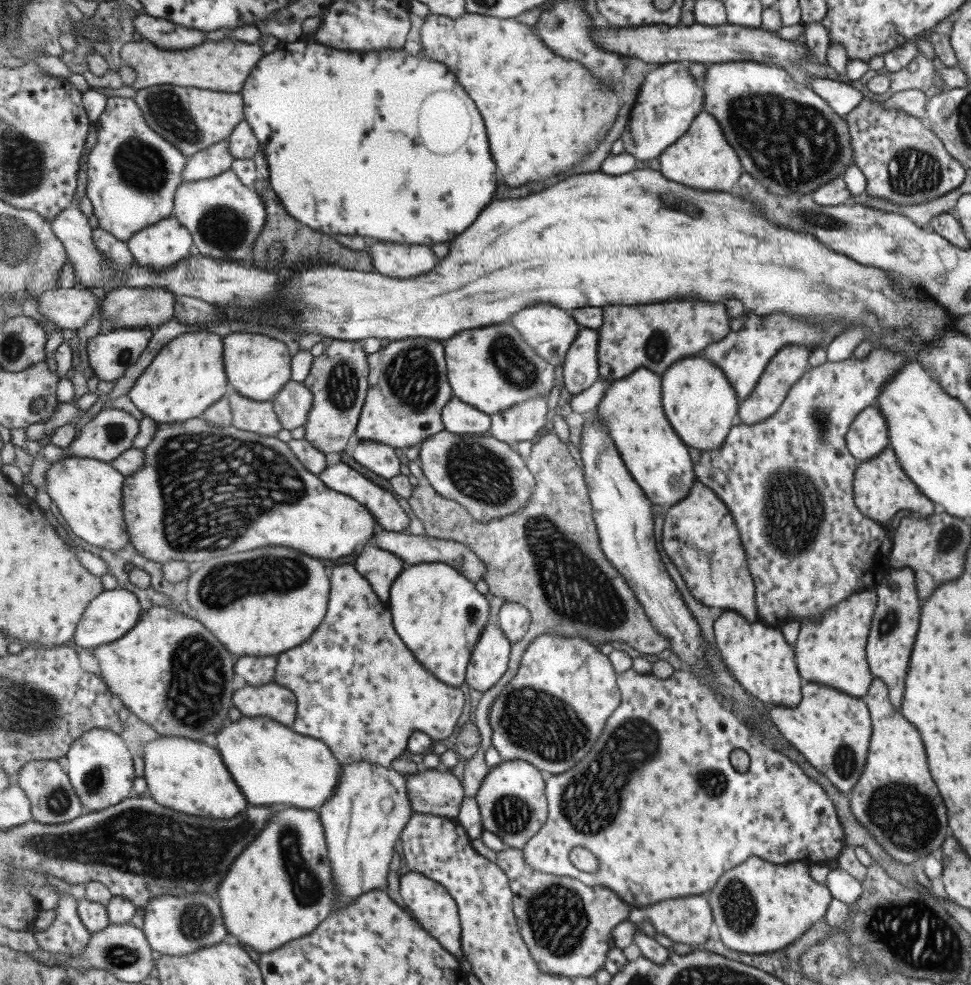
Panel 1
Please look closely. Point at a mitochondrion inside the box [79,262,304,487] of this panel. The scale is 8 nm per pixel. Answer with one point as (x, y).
(115, 433)

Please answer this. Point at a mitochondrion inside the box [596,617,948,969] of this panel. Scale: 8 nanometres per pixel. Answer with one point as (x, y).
(905, 827)

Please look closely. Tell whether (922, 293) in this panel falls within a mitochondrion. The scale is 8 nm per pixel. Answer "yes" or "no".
no

